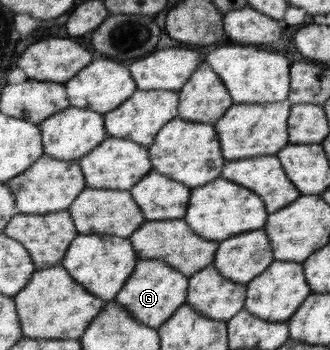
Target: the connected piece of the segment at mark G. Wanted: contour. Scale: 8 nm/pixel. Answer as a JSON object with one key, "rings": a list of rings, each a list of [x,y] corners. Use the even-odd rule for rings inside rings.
{"rings":[[[141,260],[115,300],[126,306],[137,320],[158,329],[186,304],[189,288],[190,278],[178,272],[174,267],[171,268],[159,260]]]}

